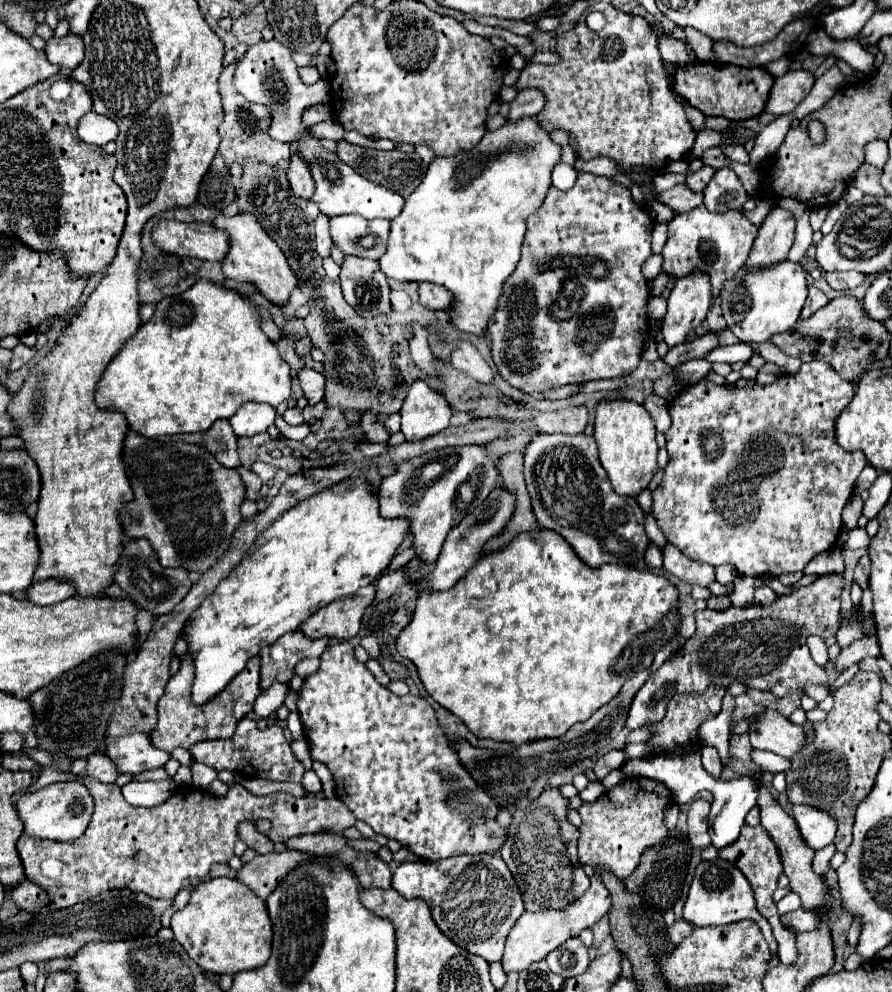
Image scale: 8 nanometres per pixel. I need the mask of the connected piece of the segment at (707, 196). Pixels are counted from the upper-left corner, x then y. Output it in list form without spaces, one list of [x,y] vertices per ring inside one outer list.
[[[730,167],[718,169],[704,189],[704,207],[712,213],[724,213],[728,209],[742,209],[746,201],[746,189]]]

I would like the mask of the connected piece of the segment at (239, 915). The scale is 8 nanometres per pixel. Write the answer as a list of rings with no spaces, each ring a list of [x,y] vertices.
[[[212,879],[208,883],[200,883],[192,887],[190,903],[182,911],[174,913],[170,927],[174,931],[174,939],[180,941],[184,951],[204,971],[210,971],[216,975],[236,975],[240,971],[256,969],[256,967],[262,967],[270,957],[272,923],[266,911],[266,903],[236,879]]]

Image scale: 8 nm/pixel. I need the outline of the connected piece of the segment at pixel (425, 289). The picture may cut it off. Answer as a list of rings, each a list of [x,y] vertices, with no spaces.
[[[418,283],[418,295],[420,295],[420,303],[428,309],[448,309],[448,291],[440,285],[434,283]]]

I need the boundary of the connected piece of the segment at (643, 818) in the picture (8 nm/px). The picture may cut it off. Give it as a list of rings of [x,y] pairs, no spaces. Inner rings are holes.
[[[634,777],[606,791],[596,803],[584,803],[578,813],[582,817],[578,857],[582,865],[606,865],[614,875],[626,879],[638,865],[646,847],[660,843],[668,829],[664,825],[664,809],[670,803],[670,791],[646,777]]]

